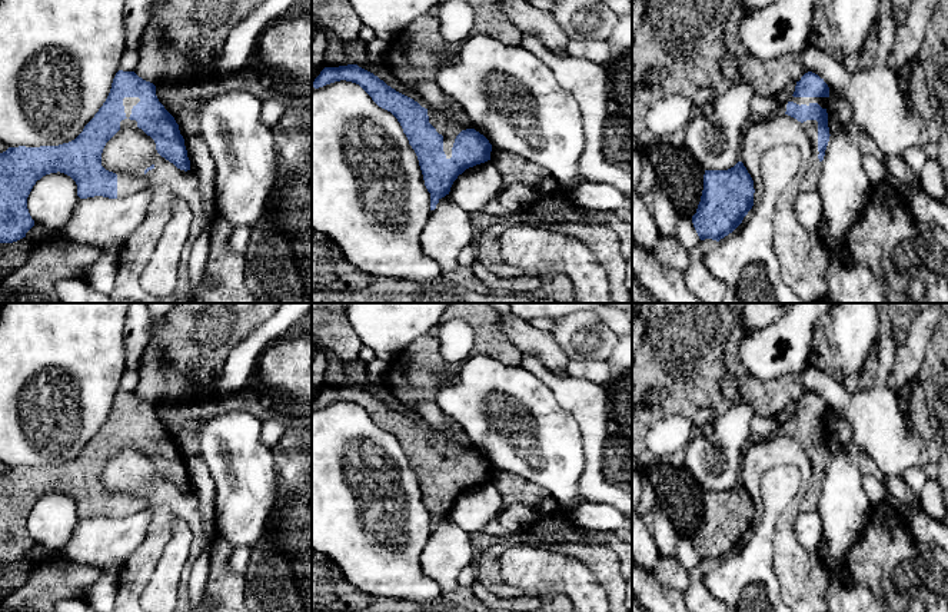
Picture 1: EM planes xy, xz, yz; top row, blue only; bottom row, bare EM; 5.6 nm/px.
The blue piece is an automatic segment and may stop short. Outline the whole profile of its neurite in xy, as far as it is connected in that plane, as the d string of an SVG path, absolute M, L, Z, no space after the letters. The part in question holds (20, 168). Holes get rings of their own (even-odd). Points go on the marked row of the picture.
M119 70L106 102L74 140L59 146L9 147L0 153L0 243L17 242L26 237L26 233L34 226L27 209L27 197L36 182L46 174L60 172L70 176L77 184L80 199L94 196L123 199L146 189L147 180L144 176L126 172L113 173L102 166L102 153L106 143L126 127L143 130L154 140L156 150L162 157L180 170L190 170L190 160L179 124L159 102L156 86L139 77L134 71Z

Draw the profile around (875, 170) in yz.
M862 154L862 166L872 187L888 179L888 170L874 154Z

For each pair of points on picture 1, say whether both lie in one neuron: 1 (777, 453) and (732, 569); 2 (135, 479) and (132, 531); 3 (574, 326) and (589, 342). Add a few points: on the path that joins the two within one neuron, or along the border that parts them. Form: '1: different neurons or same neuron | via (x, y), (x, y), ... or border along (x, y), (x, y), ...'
1: different neurons | border along (802, 475), (795, 466), (779, 465), (758, 482)
2: different neurons | border along (146, 508), (150, 521), (140, 542)
3: same neuron | via (578, 331), (585, 338)

